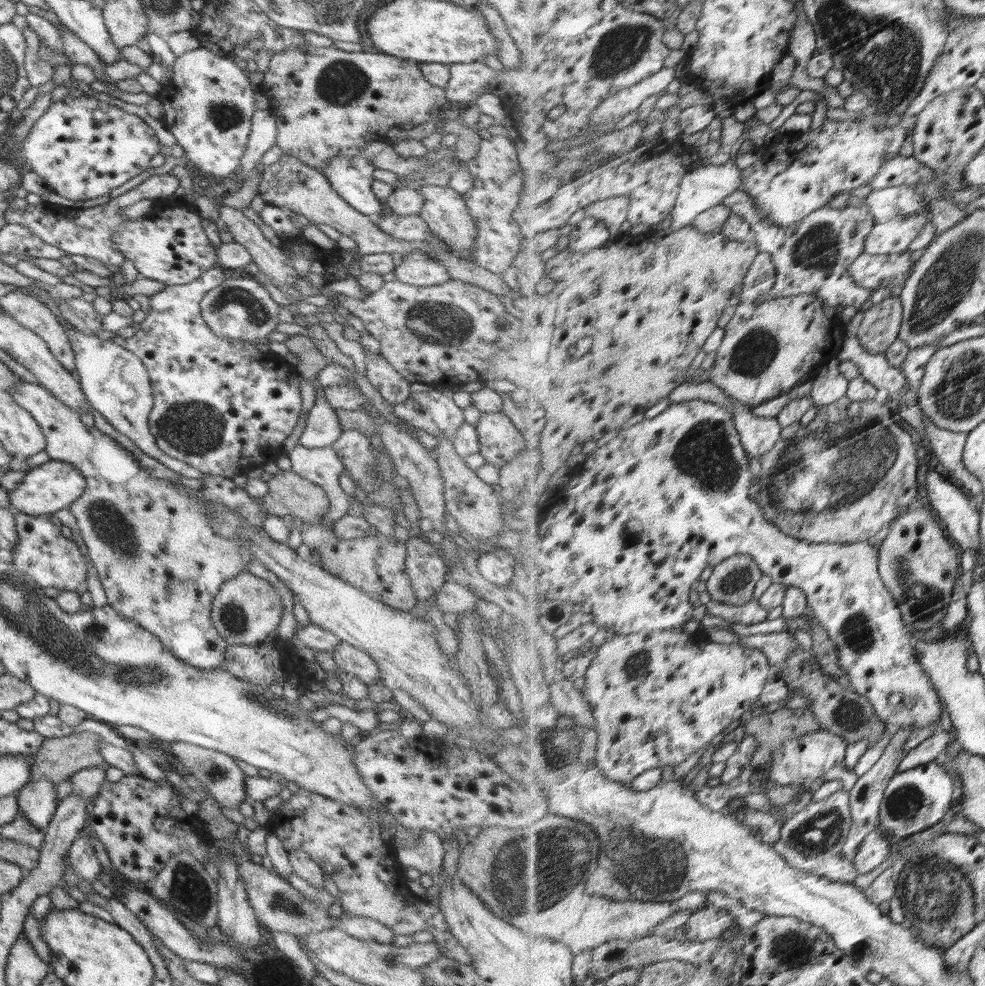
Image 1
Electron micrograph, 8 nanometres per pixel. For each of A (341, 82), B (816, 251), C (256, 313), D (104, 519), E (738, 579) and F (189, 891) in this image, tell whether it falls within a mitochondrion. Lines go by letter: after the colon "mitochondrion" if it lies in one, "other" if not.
A: mitochondrion
B: mitochondrion
C: mitochondrion
D: mitochondrion
E: mitochondrion
F: mitochondrion

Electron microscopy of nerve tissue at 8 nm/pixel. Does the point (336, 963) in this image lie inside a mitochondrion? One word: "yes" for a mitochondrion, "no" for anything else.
no

